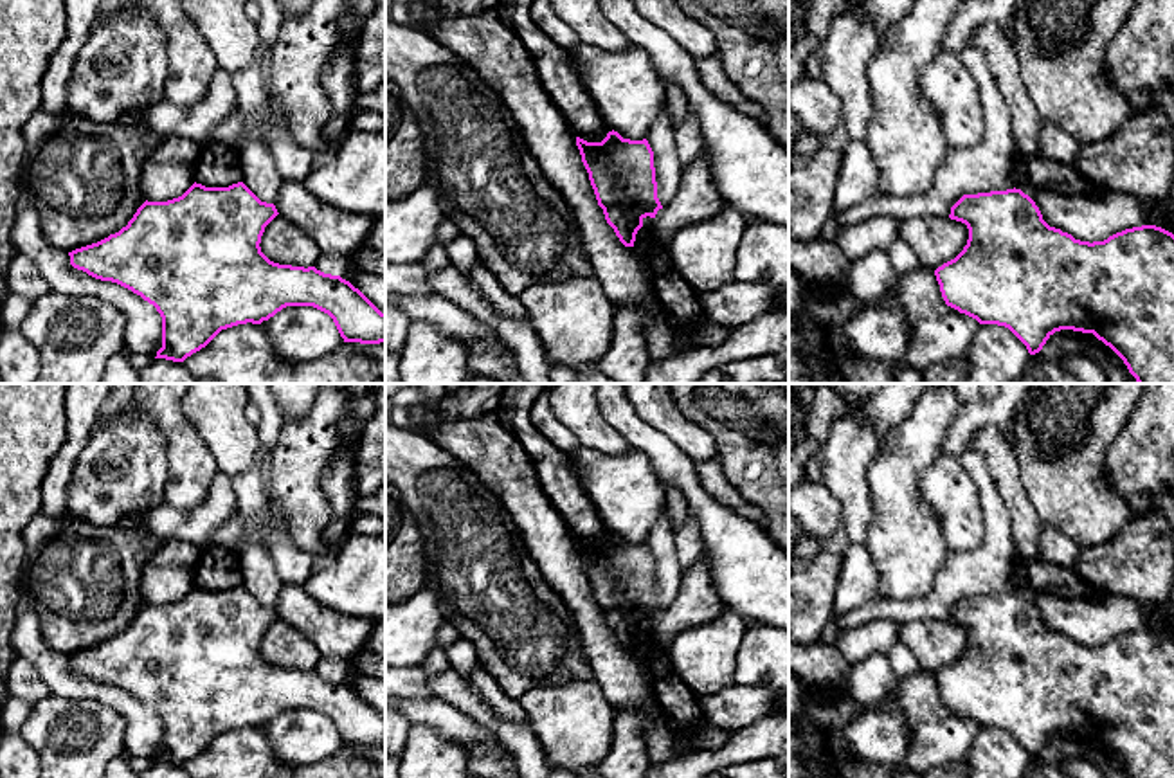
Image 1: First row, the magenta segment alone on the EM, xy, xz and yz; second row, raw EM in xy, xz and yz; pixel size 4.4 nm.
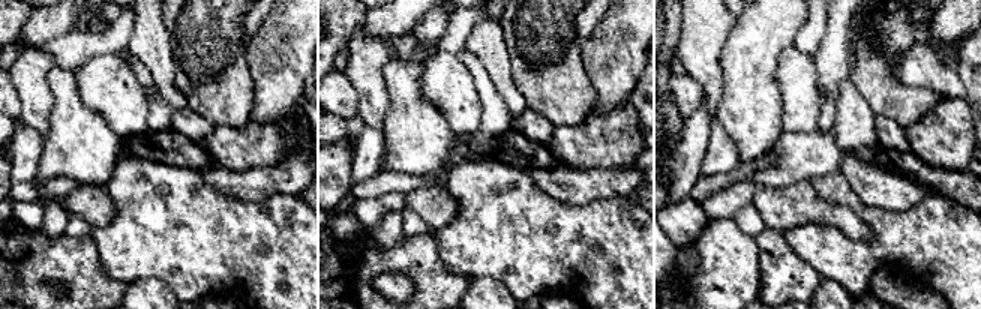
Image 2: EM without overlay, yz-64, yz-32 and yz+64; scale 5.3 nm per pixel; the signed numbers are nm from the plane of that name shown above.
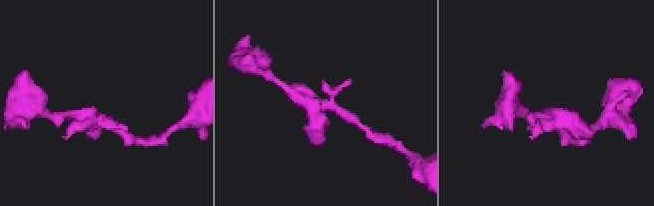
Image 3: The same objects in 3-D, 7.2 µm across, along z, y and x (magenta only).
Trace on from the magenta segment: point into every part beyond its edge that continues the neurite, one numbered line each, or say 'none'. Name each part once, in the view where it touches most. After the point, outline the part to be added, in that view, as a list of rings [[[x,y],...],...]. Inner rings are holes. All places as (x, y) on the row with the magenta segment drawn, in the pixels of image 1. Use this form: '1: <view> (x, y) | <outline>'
none

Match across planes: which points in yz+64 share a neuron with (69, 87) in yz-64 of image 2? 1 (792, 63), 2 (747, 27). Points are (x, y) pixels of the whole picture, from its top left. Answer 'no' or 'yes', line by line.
1: no
2: yes

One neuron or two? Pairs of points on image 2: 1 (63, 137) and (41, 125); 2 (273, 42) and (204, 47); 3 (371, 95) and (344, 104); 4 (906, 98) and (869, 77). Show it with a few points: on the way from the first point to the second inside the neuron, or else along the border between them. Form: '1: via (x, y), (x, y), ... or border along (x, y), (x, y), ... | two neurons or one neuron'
1: border along (53, 93), (48, 132), (44, 137) | two neurons
2: border along (267, 15), (246, 47), (246, 65), (251, 78) | two neurons
3: border along (344, 72), (356, 90), (359, 113) | two neurons
4: via (897, 98), (890, 98), (878, 86) | one neuron

